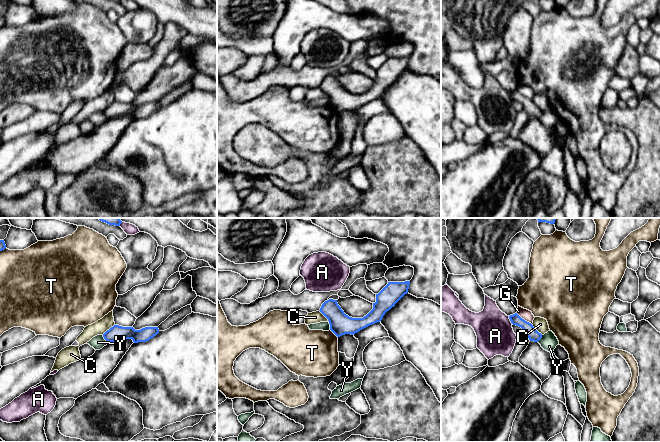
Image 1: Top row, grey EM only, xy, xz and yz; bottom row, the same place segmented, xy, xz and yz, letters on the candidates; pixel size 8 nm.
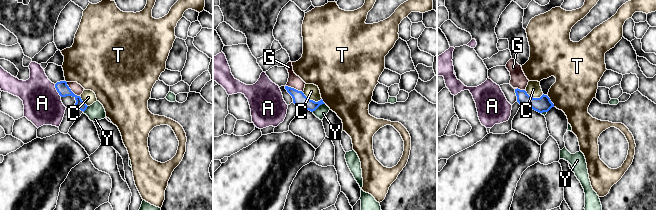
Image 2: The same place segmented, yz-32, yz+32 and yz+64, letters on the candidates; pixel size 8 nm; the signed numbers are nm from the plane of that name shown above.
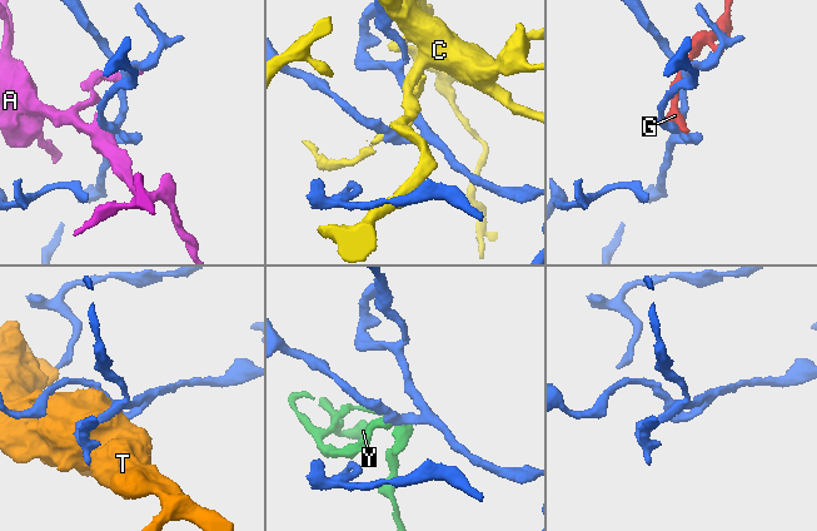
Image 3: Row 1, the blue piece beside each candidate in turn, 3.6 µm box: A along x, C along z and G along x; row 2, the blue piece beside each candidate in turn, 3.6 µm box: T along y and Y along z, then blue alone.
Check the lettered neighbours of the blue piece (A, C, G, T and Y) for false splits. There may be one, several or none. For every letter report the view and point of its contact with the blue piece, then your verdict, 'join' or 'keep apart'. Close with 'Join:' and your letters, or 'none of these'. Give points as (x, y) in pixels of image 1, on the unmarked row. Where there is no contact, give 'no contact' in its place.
A: yz (510, 96) | keep apart
C: xy (109, 105) | keep apart
G: yz (523, 95) | keep apart
T: xz (333, 108) | keep apart
Y: xy (105, 115) | keep apart
Join: none of these

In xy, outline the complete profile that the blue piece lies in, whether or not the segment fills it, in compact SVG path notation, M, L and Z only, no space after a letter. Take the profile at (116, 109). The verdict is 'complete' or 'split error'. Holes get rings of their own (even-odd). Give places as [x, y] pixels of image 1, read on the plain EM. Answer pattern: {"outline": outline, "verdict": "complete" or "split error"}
{"outline": "M114 101L103 110L103 113L108 118L132 115L134 119L138 119L149 117L158 109L158 103L145 103L140 106L135 106L133 103Z", "verdict": "complete"}

